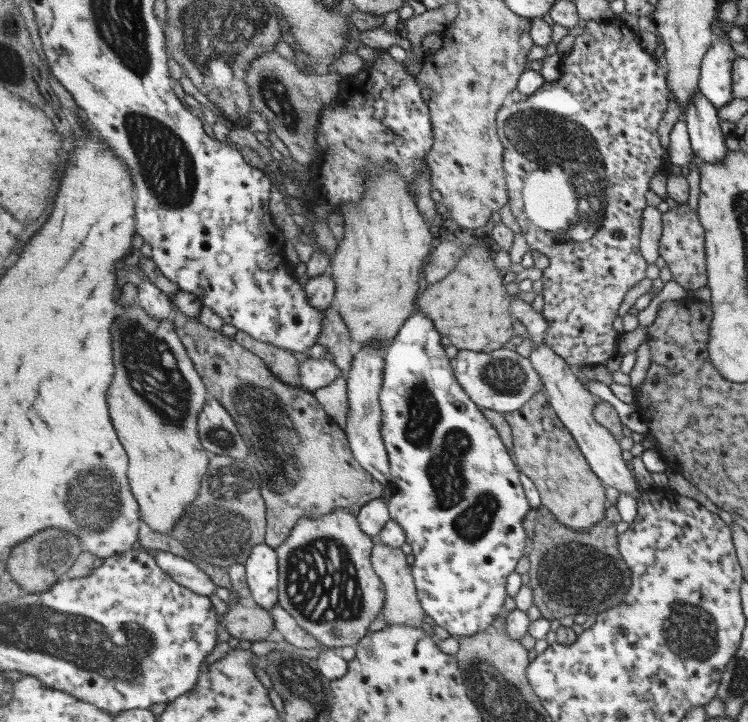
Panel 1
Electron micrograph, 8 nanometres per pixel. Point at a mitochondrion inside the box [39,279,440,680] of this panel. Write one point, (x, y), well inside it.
(89, 493)

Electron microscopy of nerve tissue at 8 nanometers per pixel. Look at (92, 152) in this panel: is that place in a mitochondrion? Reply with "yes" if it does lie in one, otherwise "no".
no

